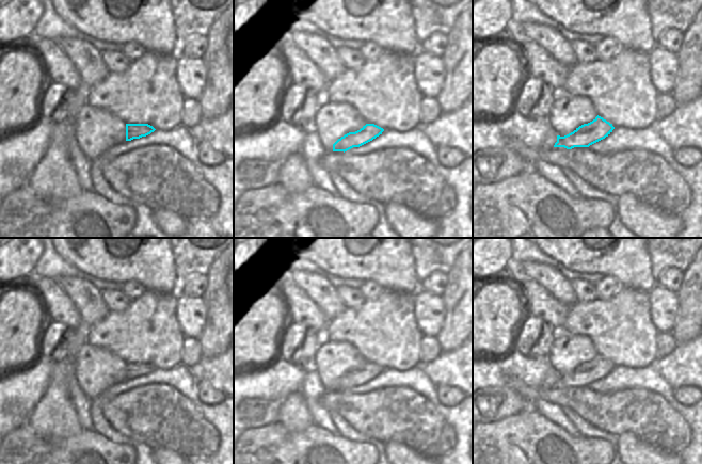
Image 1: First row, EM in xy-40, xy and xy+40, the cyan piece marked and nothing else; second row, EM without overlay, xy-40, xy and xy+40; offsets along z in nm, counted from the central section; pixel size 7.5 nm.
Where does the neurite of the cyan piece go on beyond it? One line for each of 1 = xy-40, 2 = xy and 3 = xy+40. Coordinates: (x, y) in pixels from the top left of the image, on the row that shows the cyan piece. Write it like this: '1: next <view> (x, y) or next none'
1: next none
2: next none
3: next none

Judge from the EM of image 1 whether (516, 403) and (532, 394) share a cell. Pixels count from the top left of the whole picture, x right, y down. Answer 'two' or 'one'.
two

